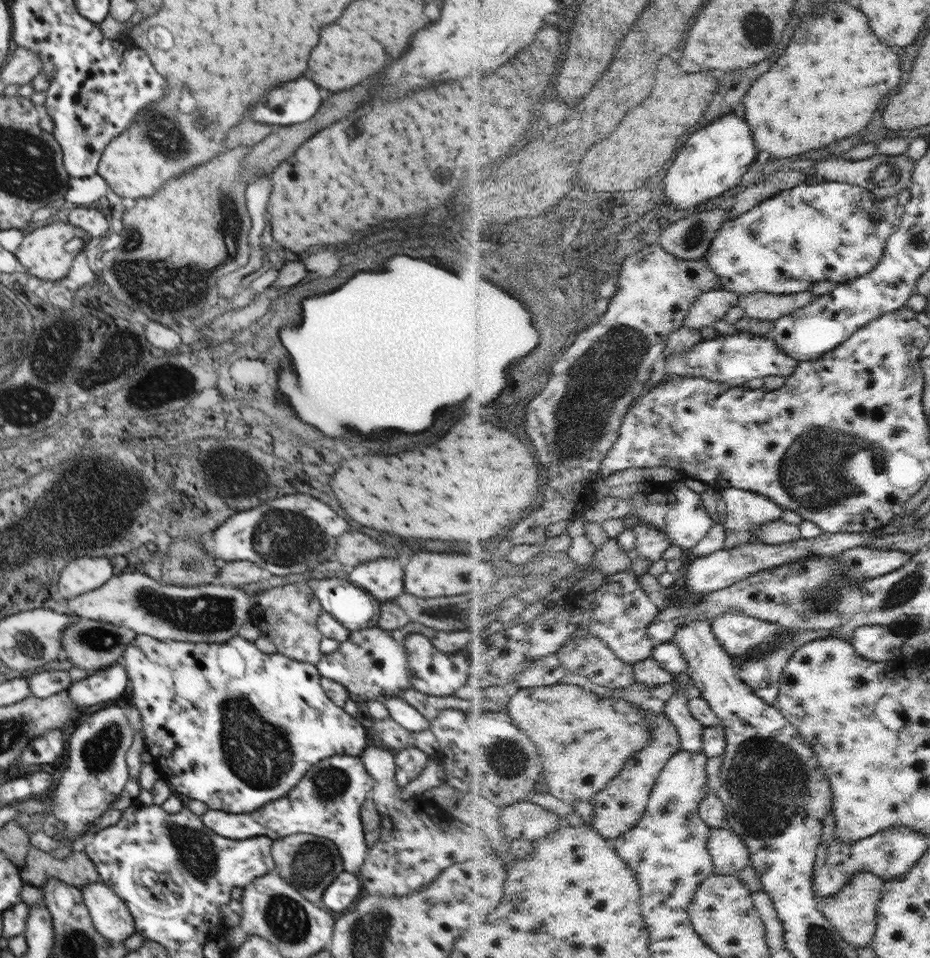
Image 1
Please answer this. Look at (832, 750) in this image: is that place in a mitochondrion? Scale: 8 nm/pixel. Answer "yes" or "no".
no

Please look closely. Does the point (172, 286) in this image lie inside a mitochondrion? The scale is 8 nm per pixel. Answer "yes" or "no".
yes

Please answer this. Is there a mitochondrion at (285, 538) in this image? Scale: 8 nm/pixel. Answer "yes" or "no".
yes

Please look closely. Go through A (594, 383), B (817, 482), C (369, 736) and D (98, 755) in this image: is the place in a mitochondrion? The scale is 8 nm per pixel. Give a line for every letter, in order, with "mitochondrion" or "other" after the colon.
A: mitochondrion
B: mitochondrion
C: other
D: mitochondrion

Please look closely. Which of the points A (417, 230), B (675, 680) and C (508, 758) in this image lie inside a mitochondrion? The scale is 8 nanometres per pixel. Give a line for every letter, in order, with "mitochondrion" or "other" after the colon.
A: mitochondrion
B: other
C: mitochondrion

